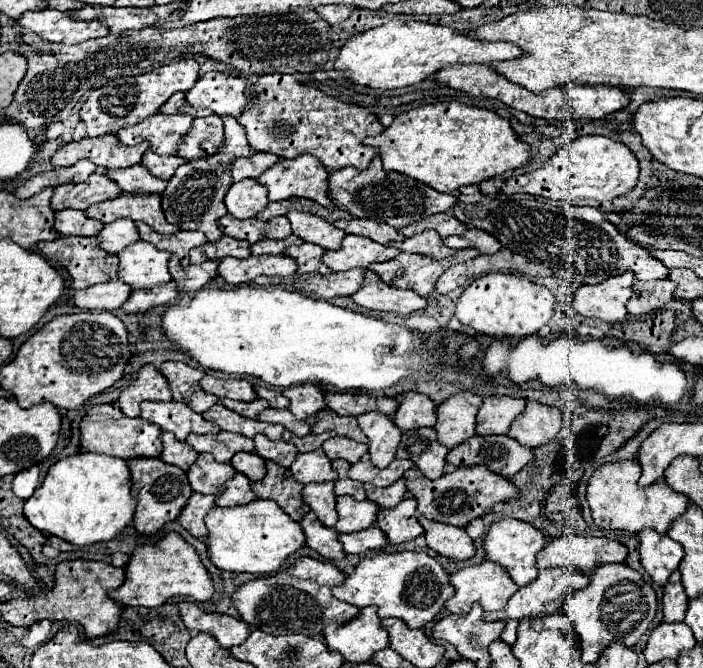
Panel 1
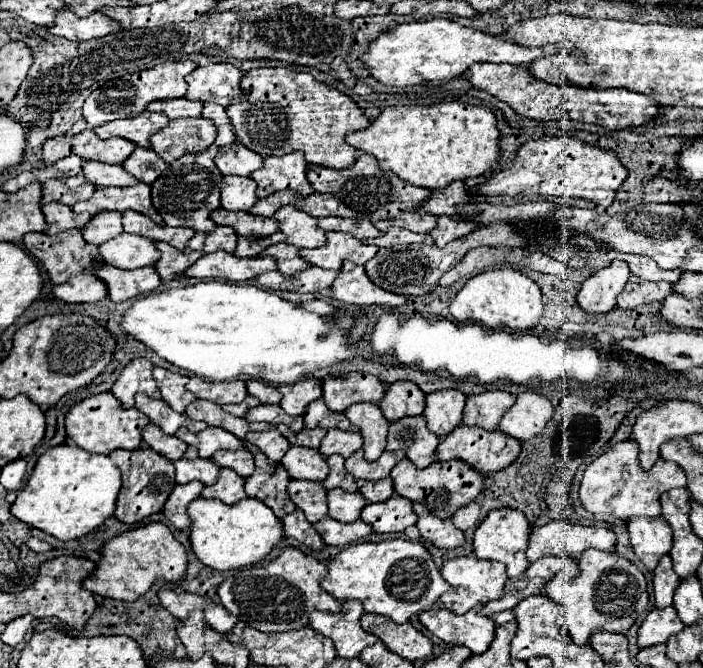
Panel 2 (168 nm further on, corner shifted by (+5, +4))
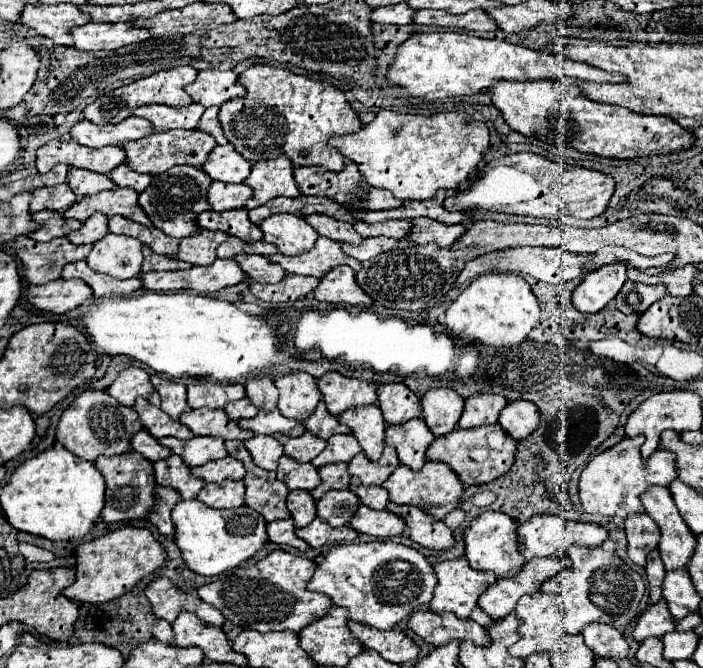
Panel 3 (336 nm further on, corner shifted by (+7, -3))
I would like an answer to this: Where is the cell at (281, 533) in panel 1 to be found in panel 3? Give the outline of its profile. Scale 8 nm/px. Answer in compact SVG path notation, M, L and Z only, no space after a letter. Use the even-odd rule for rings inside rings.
M191 498L177 502L171 518L175 524L175 544L179 546L187 568L203 576L215 576L239 566L241 562L253 558L255 552L267 542L267 522L259 516L259 512L247 506L213 510L203 506L197 498Z

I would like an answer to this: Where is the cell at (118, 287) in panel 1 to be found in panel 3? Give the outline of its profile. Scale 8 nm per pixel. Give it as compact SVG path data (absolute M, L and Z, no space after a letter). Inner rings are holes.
M53 280L43 286L29 286L27 300L39 310L47 310L53 314L65 314L79 304L91 300L93 292L83 280Z

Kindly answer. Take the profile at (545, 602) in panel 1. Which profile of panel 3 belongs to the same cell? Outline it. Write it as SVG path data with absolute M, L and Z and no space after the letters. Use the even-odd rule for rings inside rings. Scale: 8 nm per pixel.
M535 558L523 564L523 568L509 578L499 578L497 584L483 590L483 596L479 596L477 604L493 618L507 616L515 610L515 604L521 596L533 594L539 590L539 586L553 574L561 572L569 560L563 558Z

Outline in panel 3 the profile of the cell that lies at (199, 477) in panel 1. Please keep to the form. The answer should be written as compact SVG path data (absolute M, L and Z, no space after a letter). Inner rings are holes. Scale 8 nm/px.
M171 454L165 460L153 462L153 468L155 468L155 482L159 486L171 486L171 488L175 488L181 494L183 500L195 498L197 492L203 488L203 480L193 478L189 468L175 454Z

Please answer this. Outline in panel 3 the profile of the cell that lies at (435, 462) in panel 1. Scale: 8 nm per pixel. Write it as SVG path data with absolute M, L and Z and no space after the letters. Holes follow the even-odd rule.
M413 418L405 424L387 426L385 430L385 444L397 450L401 464L409 466L411 470L419 470L425 464L425 450L435 440L431 430L423 424L421 418Z

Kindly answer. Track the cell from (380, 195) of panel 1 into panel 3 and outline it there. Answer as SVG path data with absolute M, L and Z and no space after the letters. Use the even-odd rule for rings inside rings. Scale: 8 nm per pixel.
M347 162L341 172L331 172L331 170L319 168L319 166L297 166L297 168L293 168L293 178L295 178L301 194L327 196L349 210L389 210L389 208L397 208L403 204L401 200L391 196L391 192L371 188L371 184L367 184L365 176L351 162Z

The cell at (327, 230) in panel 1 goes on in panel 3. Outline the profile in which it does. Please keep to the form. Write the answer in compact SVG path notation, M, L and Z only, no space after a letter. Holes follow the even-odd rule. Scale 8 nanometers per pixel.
M273 214L259 222L263 240L279 248L281 254L295 256L295 252L311 250L319 234L303 220L293 214Z

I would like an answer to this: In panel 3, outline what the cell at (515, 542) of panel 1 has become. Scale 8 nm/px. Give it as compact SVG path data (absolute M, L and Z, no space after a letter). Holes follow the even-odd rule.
M483 512L471 520L465 528L465 558L469 560L473 570L489 570L497 578L507 578L519 572L521 564L525 562L517 550L517 524L503 512Z

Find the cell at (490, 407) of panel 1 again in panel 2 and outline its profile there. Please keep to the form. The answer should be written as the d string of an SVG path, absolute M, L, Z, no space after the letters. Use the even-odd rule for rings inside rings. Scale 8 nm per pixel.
M485 391L479 395L467 397L463 423L469 427L481 427L495 431L503 413L515 403L515 395L505 391Z

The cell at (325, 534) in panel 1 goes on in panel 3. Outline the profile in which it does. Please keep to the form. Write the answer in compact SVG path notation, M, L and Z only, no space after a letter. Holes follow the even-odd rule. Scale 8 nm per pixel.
M285 518L279 522L269 522L267 524L267 536L275 544L287 544L287 546L293 546L301 552L305 552L309 548L307 542L303 542L301 538L295 536L295 526L293 526L291 518Z

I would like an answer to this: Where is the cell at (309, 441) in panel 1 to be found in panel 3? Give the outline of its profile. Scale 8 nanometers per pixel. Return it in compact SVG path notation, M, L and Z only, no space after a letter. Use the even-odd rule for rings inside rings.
M305 432L303 436L297 436L297 438L277 434L275 438L283 444L285 454L295 462L311 462L325 448L325 440L317 438L311 432Z

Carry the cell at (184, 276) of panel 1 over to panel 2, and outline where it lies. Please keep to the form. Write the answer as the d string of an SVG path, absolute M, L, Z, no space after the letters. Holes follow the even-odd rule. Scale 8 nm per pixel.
M157 243L157 249L161 249L161 259L157 261L155 269L161 275L165 283L179 279L185 275L185 271L195 263L197 255L195 253L183 253L171 247L169 243Z

